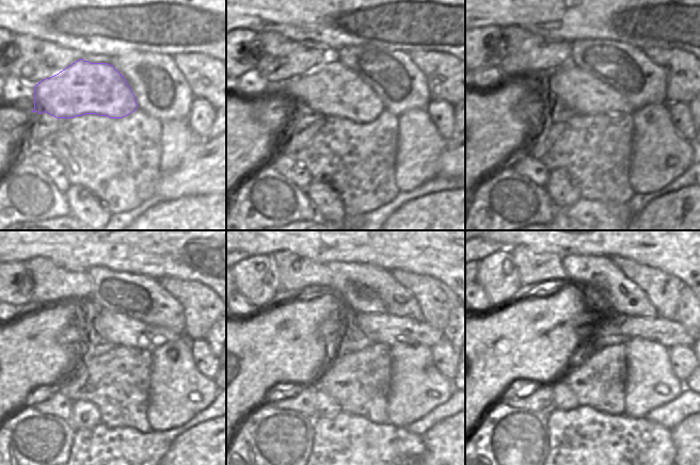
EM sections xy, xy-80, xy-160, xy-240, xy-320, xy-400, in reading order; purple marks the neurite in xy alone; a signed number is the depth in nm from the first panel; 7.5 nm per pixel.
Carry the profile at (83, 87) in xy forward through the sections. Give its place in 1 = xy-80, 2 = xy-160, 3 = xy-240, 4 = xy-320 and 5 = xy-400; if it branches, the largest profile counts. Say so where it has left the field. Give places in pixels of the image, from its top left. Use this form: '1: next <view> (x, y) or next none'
1: next xy-80 (331, 90)
2: next xy-160 (583, 93)
3: next xy-240 (118, 330)
4: next xy-320 (390, 330)
5: next xy-400 (667, 333)

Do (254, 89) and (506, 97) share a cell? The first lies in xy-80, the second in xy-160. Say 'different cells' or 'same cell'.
different cells

